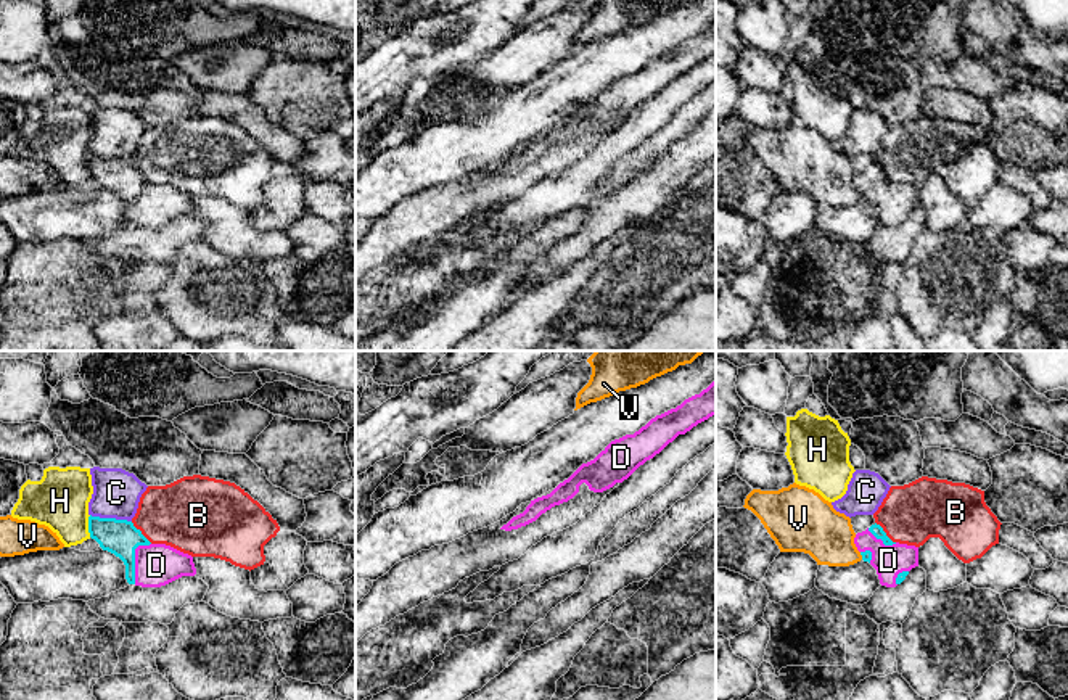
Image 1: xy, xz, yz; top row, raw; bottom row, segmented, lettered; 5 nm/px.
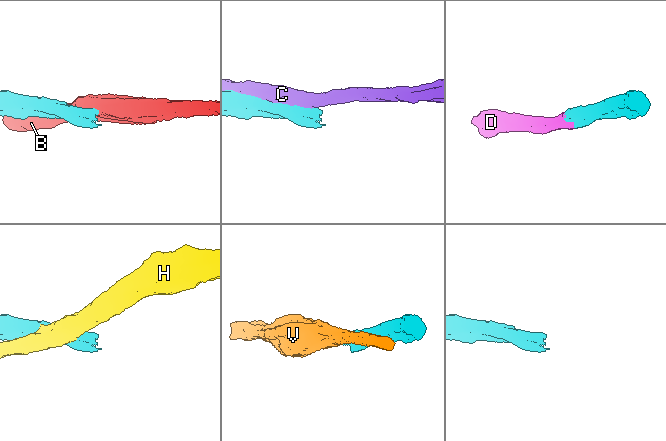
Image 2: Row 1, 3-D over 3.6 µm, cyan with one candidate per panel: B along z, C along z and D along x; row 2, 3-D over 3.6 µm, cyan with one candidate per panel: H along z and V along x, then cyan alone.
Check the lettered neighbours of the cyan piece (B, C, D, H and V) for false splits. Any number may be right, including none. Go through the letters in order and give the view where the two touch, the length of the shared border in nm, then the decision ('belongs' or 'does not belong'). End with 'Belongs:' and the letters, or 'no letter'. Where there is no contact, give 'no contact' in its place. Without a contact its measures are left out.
B: xy | 160 nm | does not belong
C: xy | 220 nm | does not belong
D: xy | 220 nm | belongs
H: xy | 110 nm | does not belong
V: yz | 40 nm | does not belong
Belongs: D

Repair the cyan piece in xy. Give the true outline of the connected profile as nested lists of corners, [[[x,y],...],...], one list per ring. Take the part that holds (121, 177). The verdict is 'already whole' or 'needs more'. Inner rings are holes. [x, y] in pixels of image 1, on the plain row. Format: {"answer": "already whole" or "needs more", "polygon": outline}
{"answer": "needs more", "polygon": [[[90,154],[88,172],[103,190],[124,201],[129,224],[161,227],[196,214],[191,195],[166,183],[151,183],[132,161]]]}

